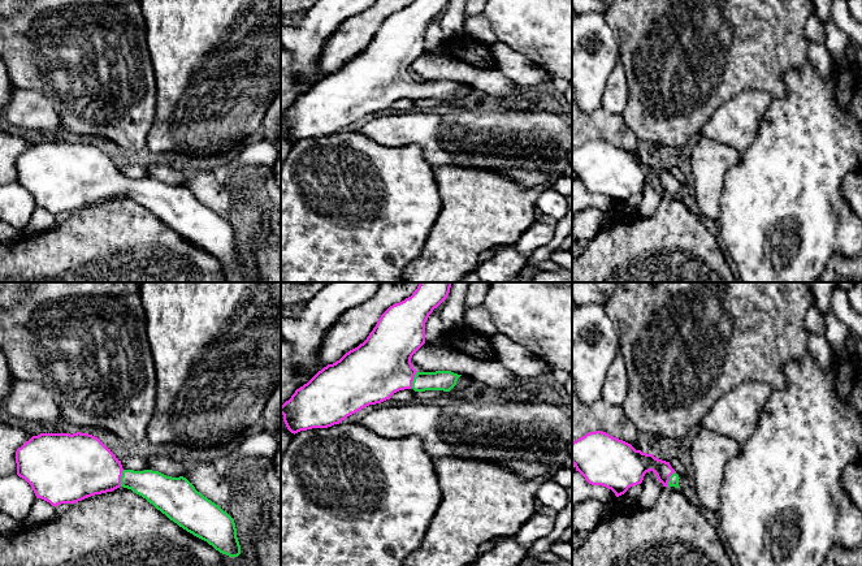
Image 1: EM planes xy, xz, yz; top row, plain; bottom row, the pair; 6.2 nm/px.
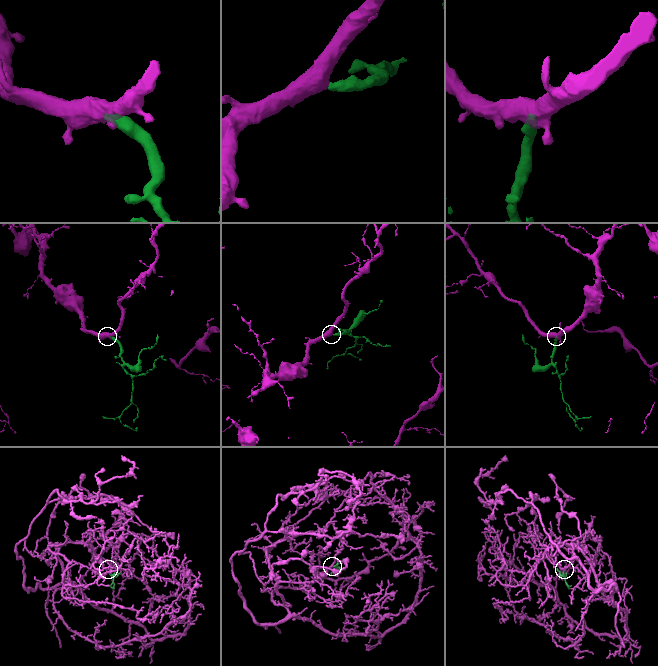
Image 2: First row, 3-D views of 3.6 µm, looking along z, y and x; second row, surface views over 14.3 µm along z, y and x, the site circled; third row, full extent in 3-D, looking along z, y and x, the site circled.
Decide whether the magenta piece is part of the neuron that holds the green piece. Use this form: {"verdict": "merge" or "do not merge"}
{"verdict": "merge"}

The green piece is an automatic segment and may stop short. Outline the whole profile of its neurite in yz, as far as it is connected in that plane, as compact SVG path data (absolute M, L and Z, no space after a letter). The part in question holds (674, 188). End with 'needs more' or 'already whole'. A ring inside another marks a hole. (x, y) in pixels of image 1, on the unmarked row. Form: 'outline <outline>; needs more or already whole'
outline M595 139L572 151L572 172L585 189L592 194L611 198L616 206L624 203L631 195L641 193L646 181L653 180L663 195L679 195L679 183L670 170L655 167L653 163L636 159L631 152Z; needs more

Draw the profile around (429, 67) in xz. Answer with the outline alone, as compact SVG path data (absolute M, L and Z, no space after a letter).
M424 52L411 66L417 81L451 79L485 94L506 98L516 86L498 69L478 69L434 52Z

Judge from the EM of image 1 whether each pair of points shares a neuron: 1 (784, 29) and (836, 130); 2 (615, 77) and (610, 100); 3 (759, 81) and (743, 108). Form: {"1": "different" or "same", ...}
{"1": "different", "2": "same", "3": "different"}

